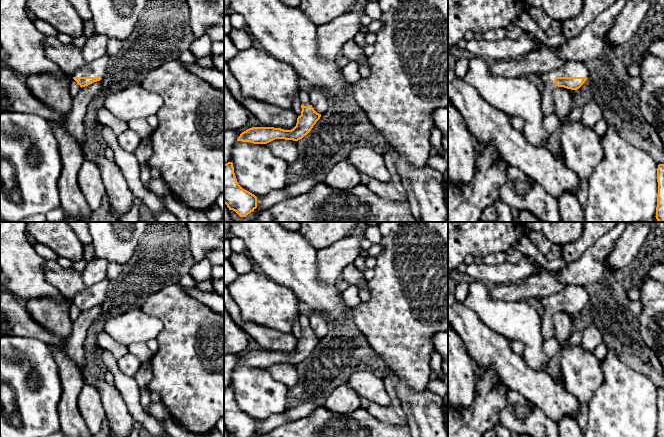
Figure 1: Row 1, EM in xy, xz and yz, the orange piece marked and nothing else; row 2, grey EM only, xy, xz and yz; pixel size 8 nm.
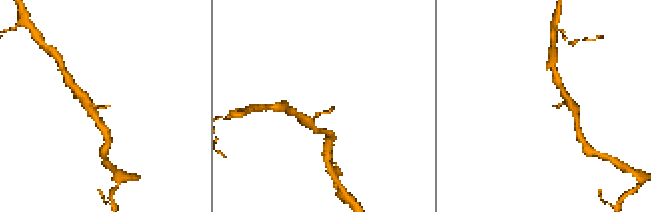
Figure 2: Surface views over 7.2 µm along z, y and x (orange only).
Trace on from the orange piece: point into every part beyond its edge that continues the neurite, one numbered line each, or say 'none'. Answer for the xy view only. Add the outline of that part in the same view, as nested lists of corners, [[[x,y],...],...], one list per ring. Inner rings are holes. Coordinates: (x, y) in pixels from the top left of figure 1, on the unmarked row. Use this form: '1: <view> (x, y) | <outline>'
1: xy (97, 292) | [[[105,278],[92,286],[86,287],[81,293],[75,295],[73,301],[101,301],[106,298],[110,280]]]

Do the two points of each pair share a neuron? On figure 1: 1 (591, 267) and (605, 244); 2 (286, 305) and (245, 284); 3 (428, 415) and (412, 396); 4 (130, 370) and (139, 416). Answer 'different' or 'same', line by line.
1: same
2: same
3: same
4: different

